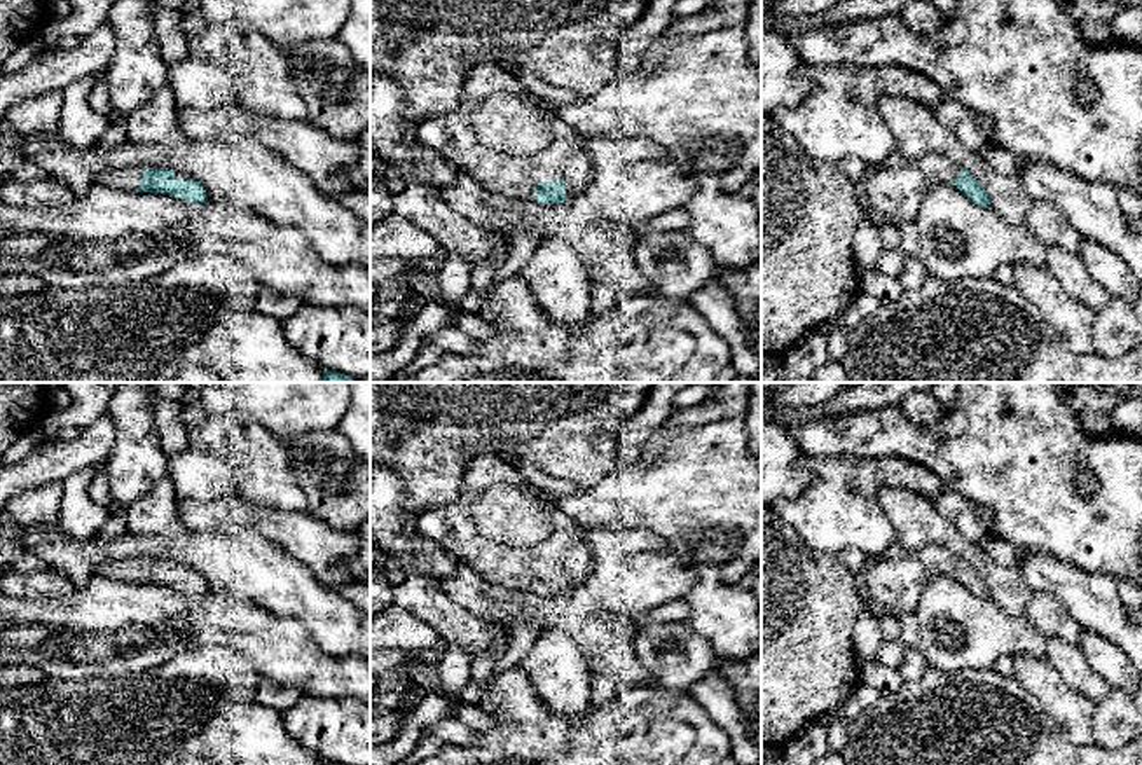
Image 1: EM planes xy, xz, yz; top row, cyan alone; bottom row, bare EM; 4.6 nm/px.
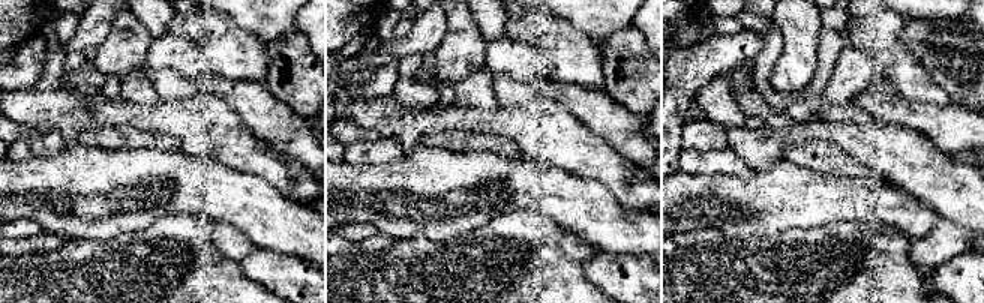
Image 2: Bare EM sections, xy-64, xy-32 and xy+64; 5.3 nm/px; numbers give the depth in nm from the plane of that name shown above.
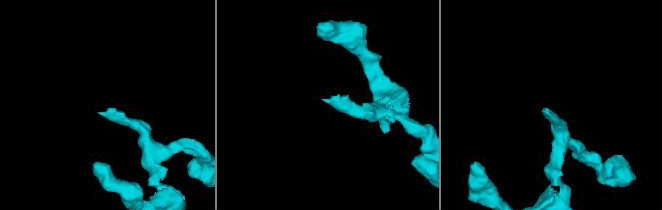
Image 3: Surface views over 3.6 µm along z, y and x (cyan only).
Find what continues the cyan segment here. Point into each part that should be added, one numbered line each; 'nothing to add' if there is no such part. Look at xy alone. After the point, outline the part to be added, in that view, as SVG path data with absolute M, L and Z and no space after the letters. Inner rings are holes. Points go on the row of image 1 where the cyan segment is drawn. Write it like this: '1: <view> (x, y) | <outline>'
1: xy (128, 179) | M127 166L103 173L101 182L134 192L138 190L138 183L141 176L143 176L143 166Z

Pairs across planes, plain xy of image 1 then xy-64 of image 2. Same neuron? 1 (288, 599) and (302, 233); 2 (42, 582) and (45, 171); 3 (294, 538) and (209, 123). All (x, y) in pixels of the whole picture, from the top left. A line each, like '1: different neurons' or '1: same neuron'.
1: different neurons
2: different neurons
3: different neurons

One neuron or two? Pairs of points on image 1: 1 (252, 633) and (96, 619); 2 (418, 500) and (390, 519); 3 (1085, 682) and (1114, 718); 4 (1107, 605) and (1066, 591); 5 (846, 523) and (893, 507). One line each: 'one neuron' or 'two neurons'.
1: one neuron
2: two neurons
3: two neurons
4: one neuron
5: two neurons

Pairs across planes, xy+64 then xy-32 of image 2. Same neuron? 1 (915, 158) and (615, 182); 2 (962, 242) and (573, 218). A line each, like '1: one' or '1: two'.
1: one
2: two

